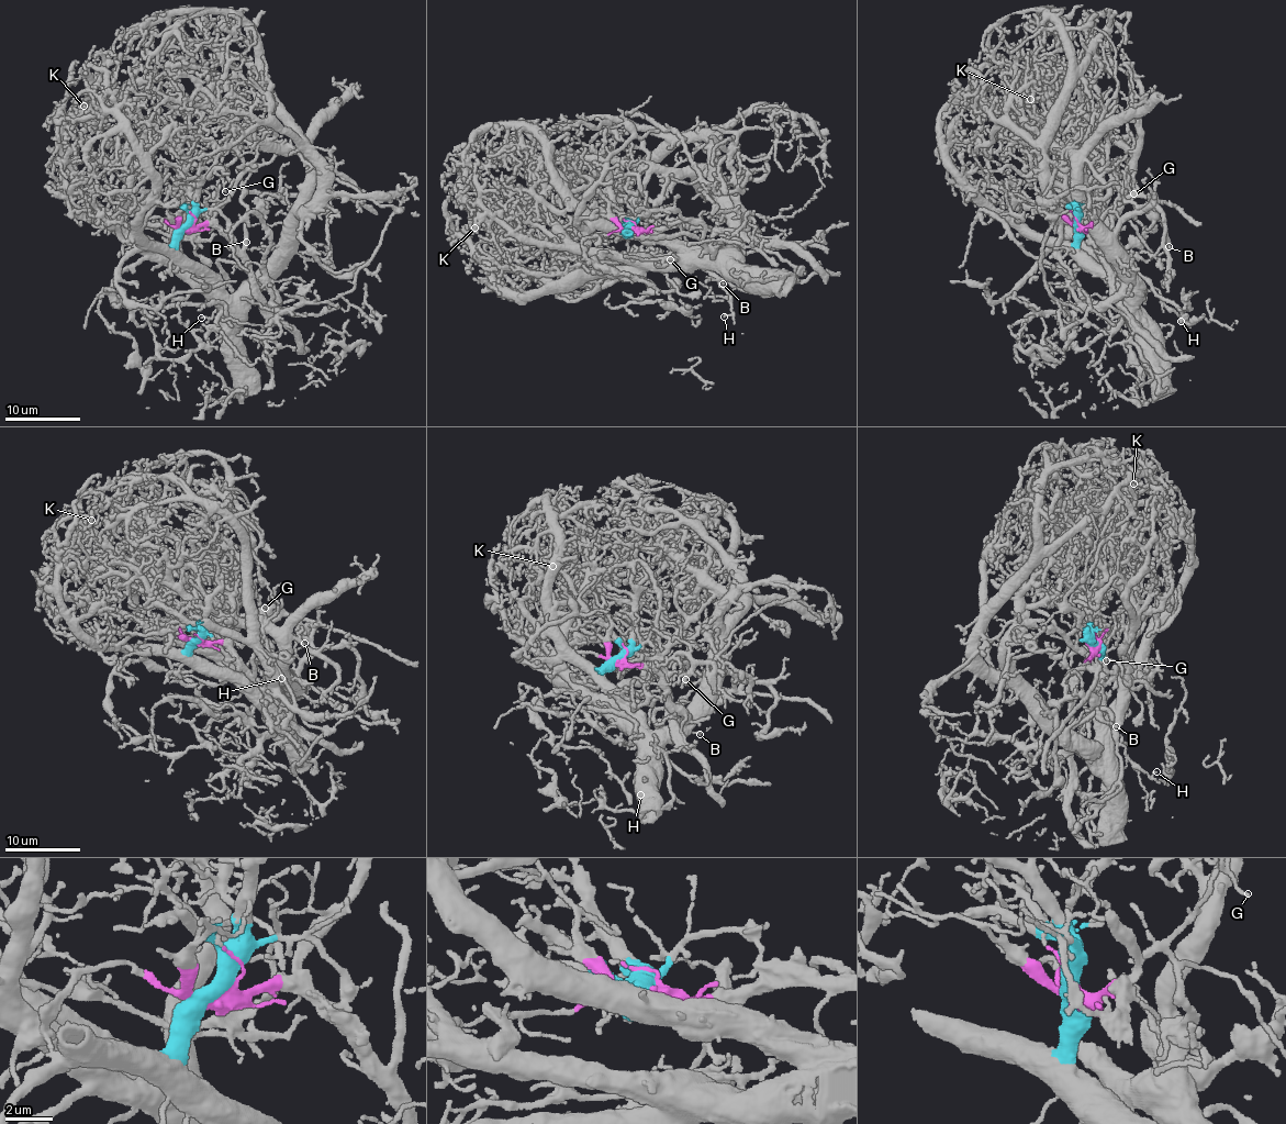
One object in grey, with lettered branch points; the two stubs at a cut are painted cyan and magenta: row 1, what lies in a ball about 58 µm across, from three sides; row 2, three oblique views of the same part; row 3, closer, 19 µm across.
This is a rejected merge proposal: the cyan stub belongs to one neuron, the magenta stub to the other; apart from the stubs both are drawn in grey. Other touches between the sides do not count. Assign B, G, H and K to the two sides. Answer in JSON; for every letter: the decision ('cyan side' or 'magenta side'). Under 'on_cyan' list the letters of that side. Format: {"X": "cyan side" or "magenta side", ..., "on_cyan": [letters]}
{"B": "magenta side", "G": "magenta side", "H": "magenta side", "K": "cyan side", "on_cyan": ["K"]}

